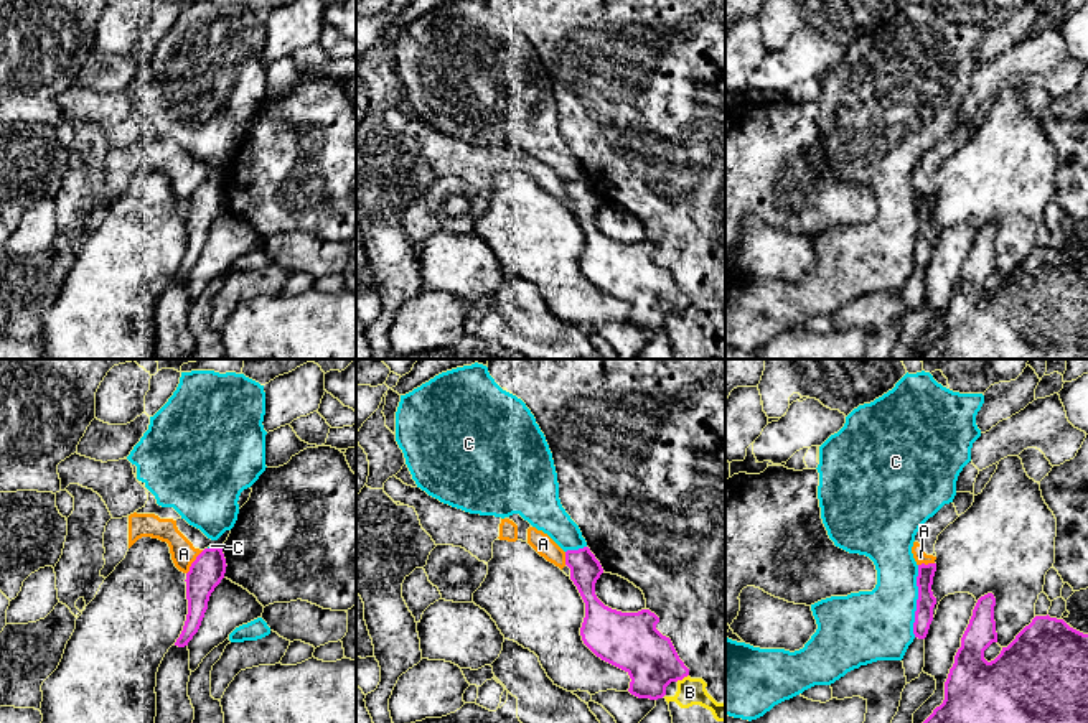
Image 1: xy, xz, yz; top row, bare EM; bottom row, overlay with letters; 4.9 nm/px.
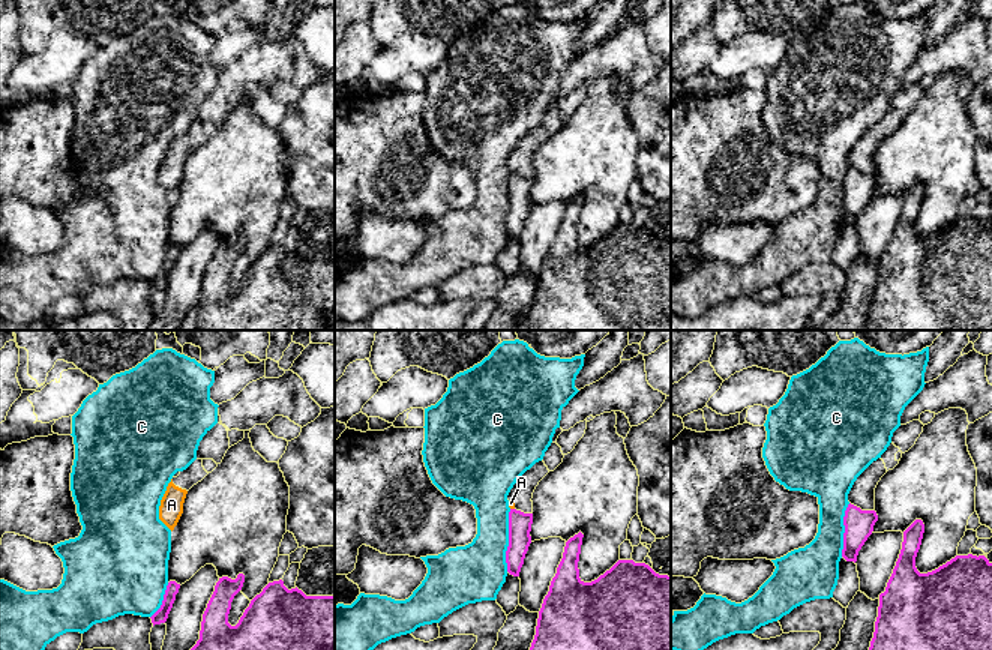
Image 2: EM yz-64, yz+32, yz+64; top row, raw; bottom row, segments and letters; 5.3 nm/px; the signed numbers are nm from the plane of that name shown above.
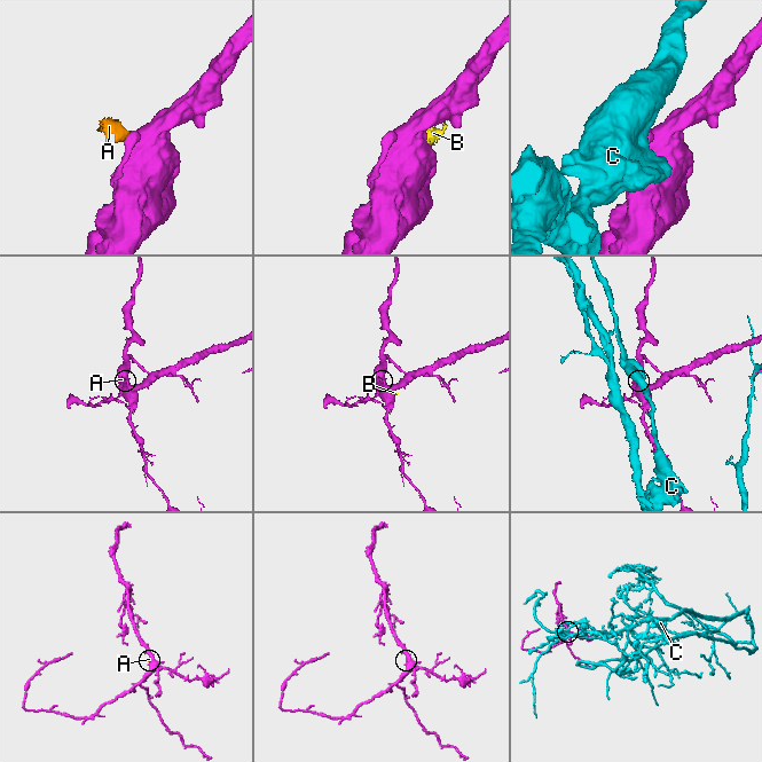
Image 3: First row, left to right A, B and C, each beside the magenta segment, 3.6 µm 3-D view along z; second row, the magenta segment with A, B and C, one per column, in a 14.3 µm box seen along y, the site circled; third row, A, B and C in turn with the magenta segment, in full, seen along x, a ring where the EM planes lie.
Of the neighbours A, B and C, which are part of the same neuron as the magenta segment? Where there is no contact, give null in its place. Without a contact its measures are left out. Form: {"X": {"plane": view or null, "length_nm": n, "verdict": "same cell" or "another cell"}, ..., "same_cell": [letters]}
{"A": {"plane": "xy", "length_nm": 150, "verdict": "another cell"}, "B": {"plane": "xz", "length_nm": 70, "verdict": "another cell"}, "C": {"plane": "yz", "length_nm": 360, "verdict": "another cell"}, "same_cell": []}

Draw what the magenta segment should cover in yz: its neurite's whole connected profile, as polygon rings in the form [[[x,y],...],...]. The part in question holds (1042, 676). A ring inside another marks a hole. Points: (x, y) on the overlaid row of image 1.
[[[992,593],[978,599],[945,682],[945,700],[923,723],[1088,723],[1088,634],[1063,619],[1035,616],[987,662],[984,651],[997,642],[994,606]]]

